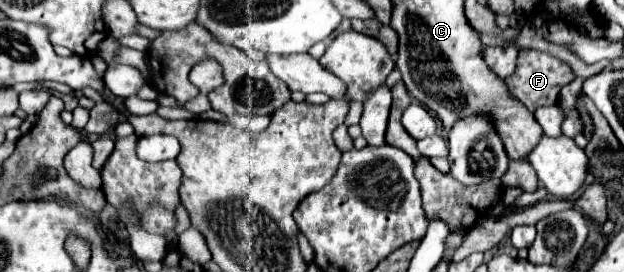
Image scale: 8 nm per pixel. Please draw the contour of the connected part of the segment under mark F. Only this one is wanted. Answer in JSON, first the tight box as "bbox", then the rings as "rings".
{"bbox":[505,49,575,113],"rings":[[[529,49],[529,51],[519,53],[515,75],[511,75],[511,79],[507,79],[505,83],[507,83],[509,95],[515,97],[517,101],[521,101],[531,113],[535,113],[535,109],[539,109],[543,105],[555,105],[561,87],[571,83],[573,79],[575,79],[575,73],[571,71],[571,67],[565,61],[553,57],[545,51]]]}

